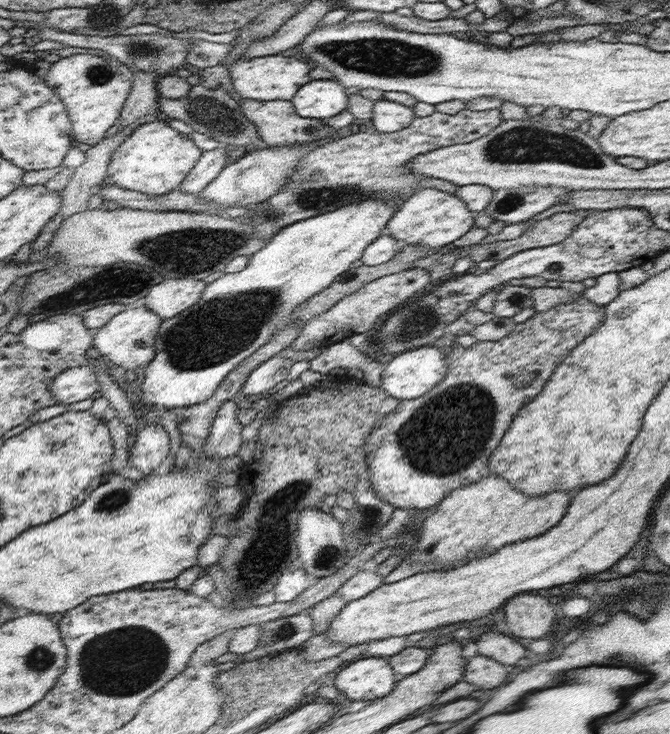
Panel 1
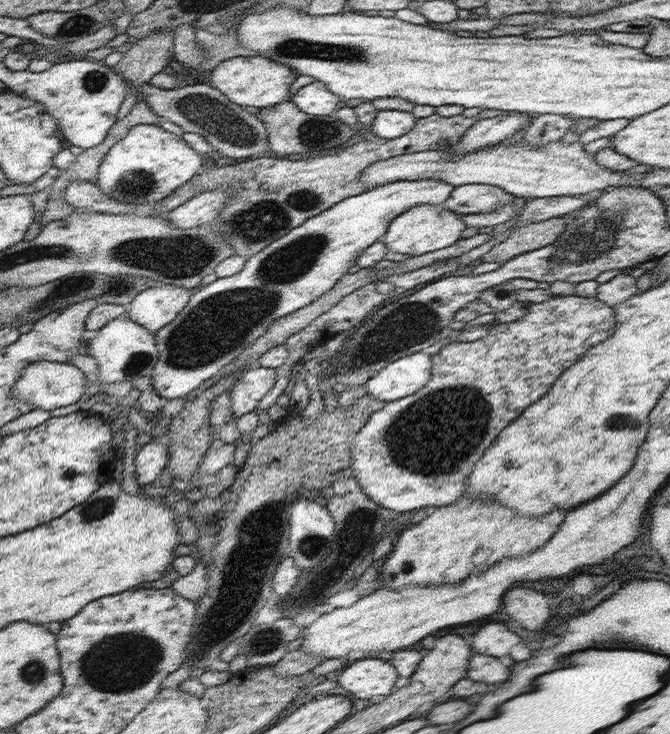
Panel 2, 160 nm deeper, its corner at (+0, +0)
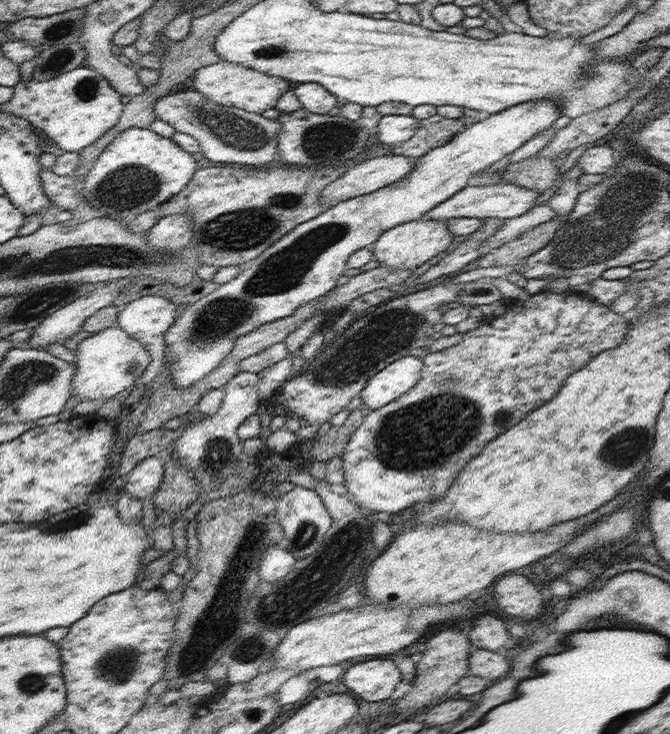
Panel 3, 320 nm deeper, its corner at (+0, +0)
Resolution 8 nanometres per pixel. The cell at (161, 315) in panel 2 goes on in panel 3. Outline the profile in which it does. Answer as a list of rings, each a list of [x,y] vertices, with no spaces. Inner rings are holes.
[[[146,295],[140,297],[123,306],[117,314],[116,324],[125,330],[132,338],[135,338],[151,356],[151,363],[138,379],[145,385],[149,385],[156,378],[164,365],[167,353],[167,344],[165,343],[165,334],[176,320],[176,305],[164,297],[157,295]]]

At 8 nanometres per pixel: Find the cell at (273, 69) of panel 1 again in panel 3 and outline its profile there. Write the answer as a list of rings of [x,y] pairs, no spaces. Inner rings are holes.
[[[223,60],[199,68],[192,77],[194,88],[206,98],[224,106],[234,106],[260,115],[266,110],[274,109],[278,99],[290,90],[290,84],[284,78],[274,78],[274,76],[246,68],[241,64]]]

